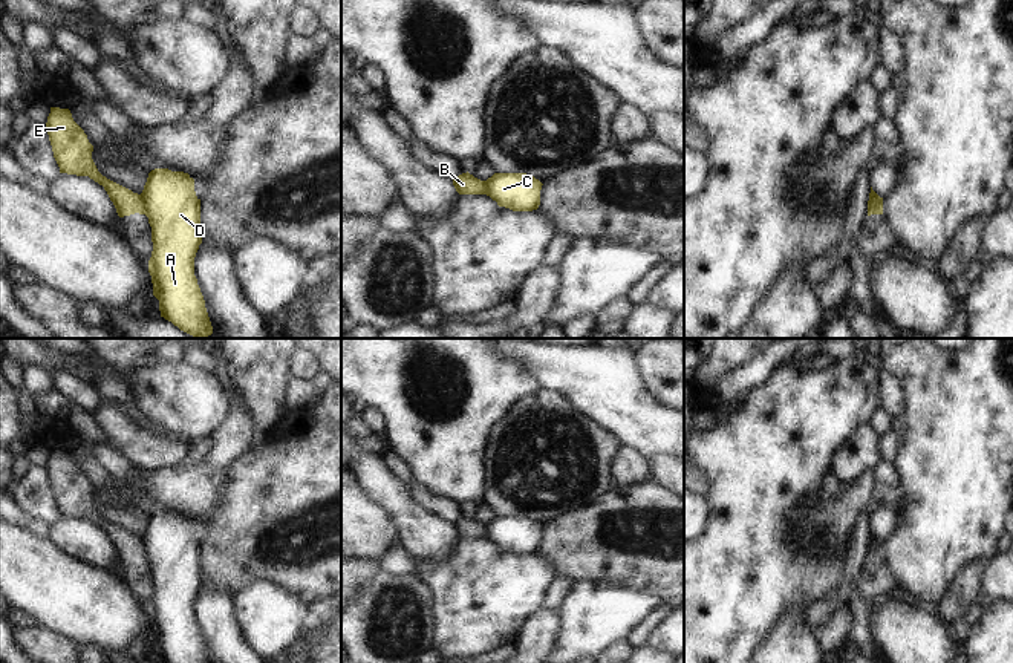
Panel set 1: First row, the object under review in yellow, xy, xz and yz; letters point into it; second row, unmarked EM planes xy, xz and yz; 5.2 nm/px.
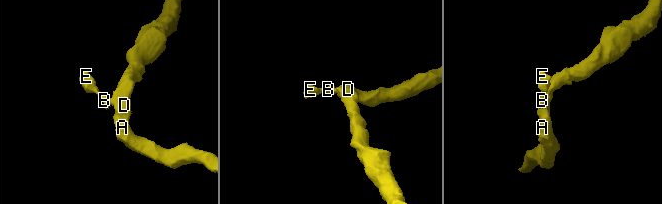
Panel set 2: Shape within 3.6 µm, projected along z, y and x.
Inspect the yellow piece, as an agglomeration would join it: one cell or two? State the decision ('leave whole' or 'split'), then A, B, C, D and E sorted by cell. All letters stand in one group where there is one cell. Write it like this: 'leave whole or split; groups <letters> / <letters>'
split; groups A C D / B E

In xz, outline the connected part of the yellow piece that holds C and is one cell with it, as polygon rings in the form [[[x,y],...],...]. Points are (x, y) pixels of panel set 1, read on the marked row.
[[[494,173],[485,181],[485,194],[499,207],[533,211],[540,205],[542,182],[526,173]]]

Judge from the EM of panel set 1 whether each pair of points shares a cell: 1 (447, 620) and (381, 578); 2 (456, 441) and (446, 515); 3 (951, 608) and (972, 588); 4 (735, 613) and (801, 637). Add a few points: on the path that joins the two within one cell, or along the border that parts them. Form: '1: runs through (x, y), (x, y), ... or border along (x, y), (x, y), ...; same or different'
1: border along (418, 576), (432, 594), (432, 646); different
2: border along (416, 481), (435, 493), (459, 502), (467, 510); different
3: runs through (955, 604), (967, 591); same
4: border along (798, 599), (758, 646); different

